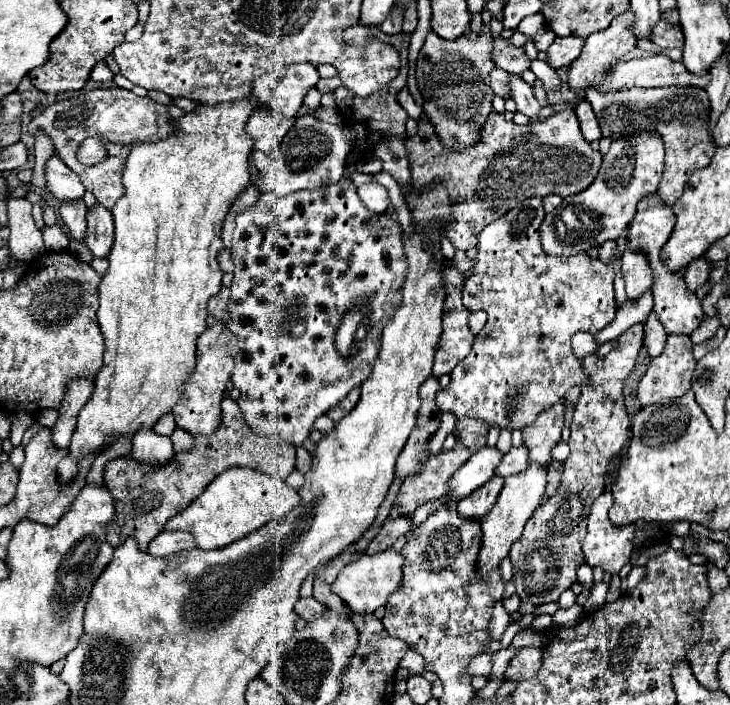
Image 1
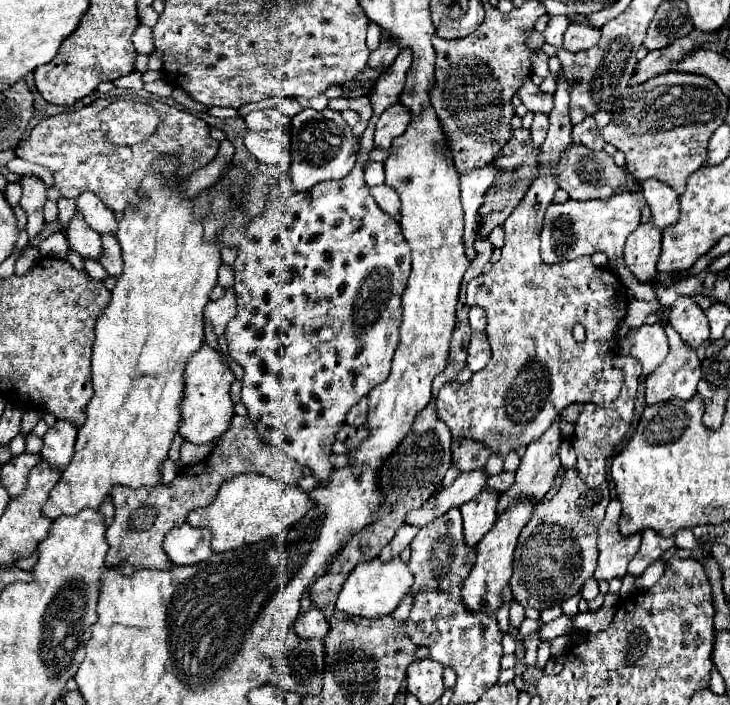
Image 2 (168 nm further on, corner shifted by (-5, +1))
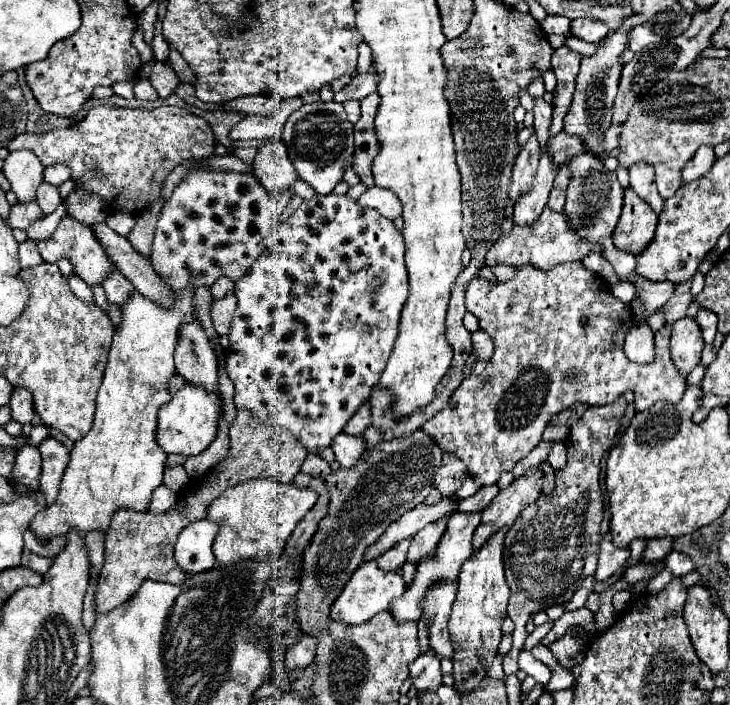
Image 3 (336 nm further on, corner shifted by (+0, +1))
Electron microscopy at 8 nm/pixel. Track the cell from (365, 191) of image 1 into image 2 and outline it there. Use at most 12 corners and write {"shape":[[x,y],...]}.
{"shape":[[374,186],[370,194],[390,216],[400,212],[400,198],[390,186]]}

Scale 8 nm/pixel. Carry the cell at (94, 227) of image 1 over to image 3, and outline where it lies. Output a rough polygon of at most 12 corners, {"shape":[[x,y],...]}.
{"shape":[[115,268],[103,280],[107,300],[117,306],[133,284]]}

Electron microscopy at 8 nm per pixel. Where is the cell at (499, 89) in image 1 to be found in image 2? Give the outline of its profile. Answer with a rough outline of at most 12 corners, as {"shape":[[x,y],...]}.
{"shape":[[532,80],[520,88],[522,104],[530,112],[550,114],[552,94],[544,94]]}

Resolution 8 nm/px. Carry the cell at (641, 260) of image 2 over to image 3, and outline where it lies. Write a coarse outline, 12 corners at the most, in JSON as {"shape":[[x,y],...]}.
{"shape":[[633,190],[613,232],[619,250],[639,256],[657,214]]}

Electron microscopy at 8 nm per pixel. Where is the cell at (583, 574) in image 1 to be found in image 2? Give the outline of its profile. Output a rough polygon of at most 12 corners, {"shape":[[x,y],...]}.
{"shape":[[592,578],[584,582],[582,598],[594,600],[600,594],[598,582]]}

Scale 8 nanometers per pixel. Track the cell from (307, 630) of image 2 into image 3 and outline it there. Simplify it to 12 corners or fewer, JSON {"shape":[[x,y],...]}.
{"shape":[[303,634],[287,648],[285,668],[299,672],[313,664],[317,640]]}

